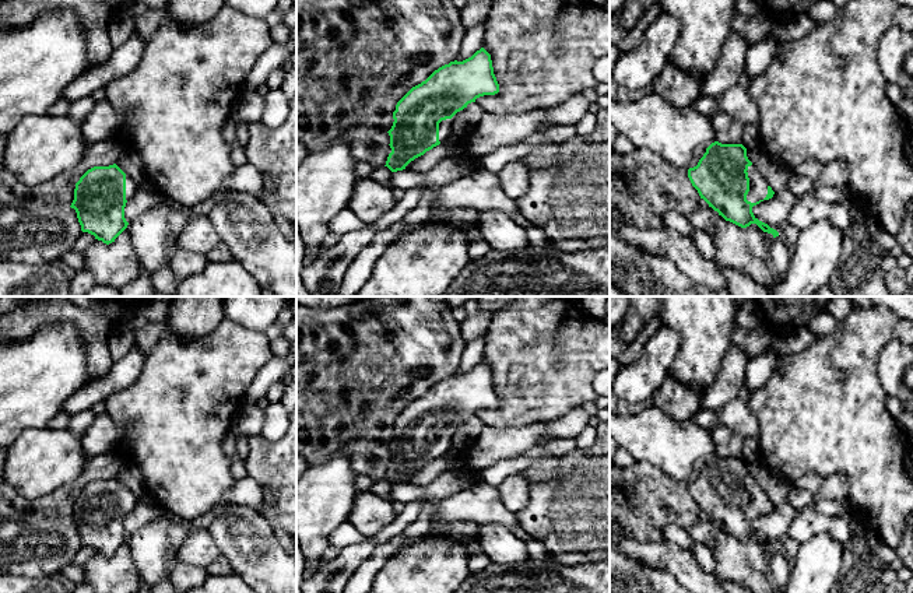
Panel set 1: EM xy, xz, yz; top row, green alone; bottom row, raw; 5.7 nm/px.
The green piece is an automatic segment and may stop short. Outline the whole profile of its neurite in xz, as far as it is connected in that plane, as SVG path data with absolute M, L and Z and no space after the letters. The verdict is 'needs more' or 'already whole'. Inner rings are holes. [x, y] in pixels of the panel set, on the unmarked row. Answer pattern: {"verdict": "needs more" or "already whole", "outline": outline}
{"verdict": "needs more", "outline": "M481 361L463 375L450 375L435 383L425 394L412 400L396 418L390 449L391 466L386 478L391 485L403 484L415 471L445 456L453 446L450 432L484 408L499 406L491 368Z"}

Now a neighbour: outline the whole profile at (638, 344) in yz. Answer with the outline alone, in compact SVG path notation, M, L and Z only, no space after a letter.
M653 317L631 344L622 340L619 326L611 327L610 358L615 359L621 366L632 364L640 355L647 340L663 326L661 317Z

